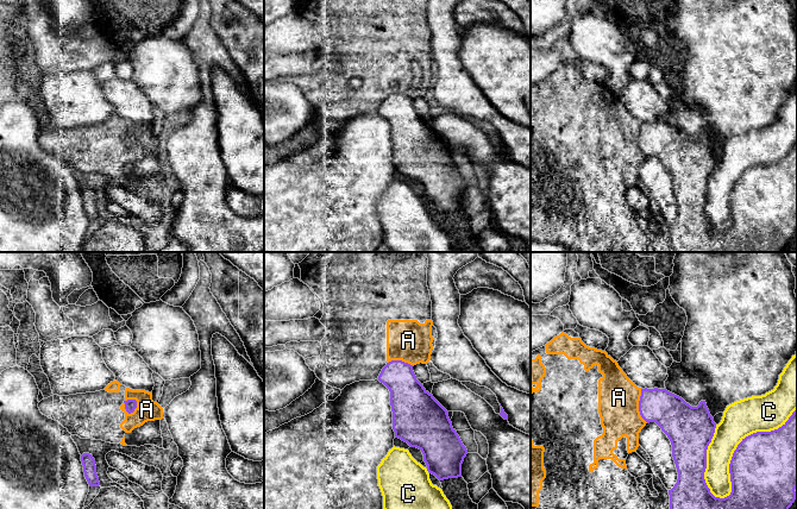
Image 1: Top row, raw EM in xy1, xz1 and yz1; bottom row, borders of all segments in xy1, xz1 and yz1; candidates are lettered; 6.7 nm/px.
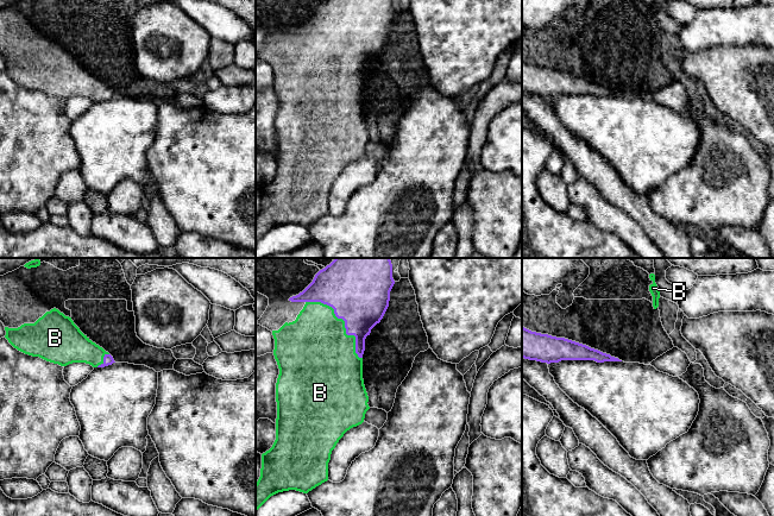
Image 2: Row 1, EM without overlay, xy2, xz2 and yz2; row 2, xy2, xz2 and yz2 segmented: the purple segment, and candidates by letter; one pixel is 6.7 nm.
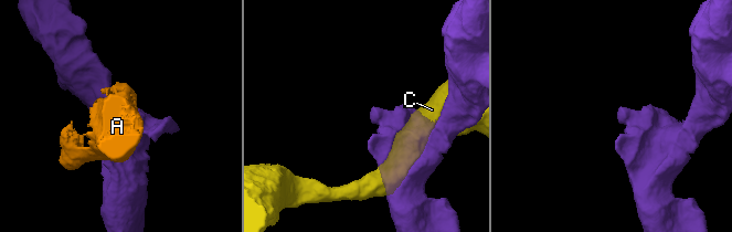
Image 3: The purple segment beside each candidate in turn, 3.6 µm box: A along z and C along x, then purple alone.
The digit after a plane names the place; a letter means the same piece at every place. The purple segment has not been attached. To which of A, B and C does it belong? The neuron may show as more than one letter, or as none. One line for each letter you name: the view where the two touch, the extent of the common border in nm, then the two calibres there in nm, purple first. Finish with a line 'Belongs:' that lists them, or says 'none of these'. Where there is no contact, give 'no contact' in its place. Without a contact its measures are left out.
B: xz2 | 550 nm | 400/440 nm
Belongs: B

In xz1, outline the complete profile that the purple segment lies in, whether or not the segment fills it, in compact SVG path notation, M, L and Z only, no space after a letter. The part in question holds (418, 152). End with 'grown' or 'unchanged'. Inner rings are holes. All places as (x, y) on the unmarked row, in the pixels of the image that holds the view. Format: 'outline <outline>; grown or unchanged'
outline M391 94L382 102L378 114L390 125L393 163L395 170L423 188L427 205L439 214L462 210L462 197L467 188L452 156L448 145L416 113L413 99L402 94Z; unchanged

